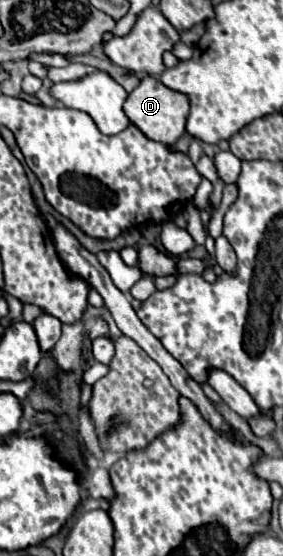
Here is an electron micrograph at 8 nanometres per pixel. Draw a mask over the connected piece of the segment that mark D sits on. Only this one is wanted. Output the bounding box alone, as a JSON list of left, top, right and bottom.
[123,77,189,145]

